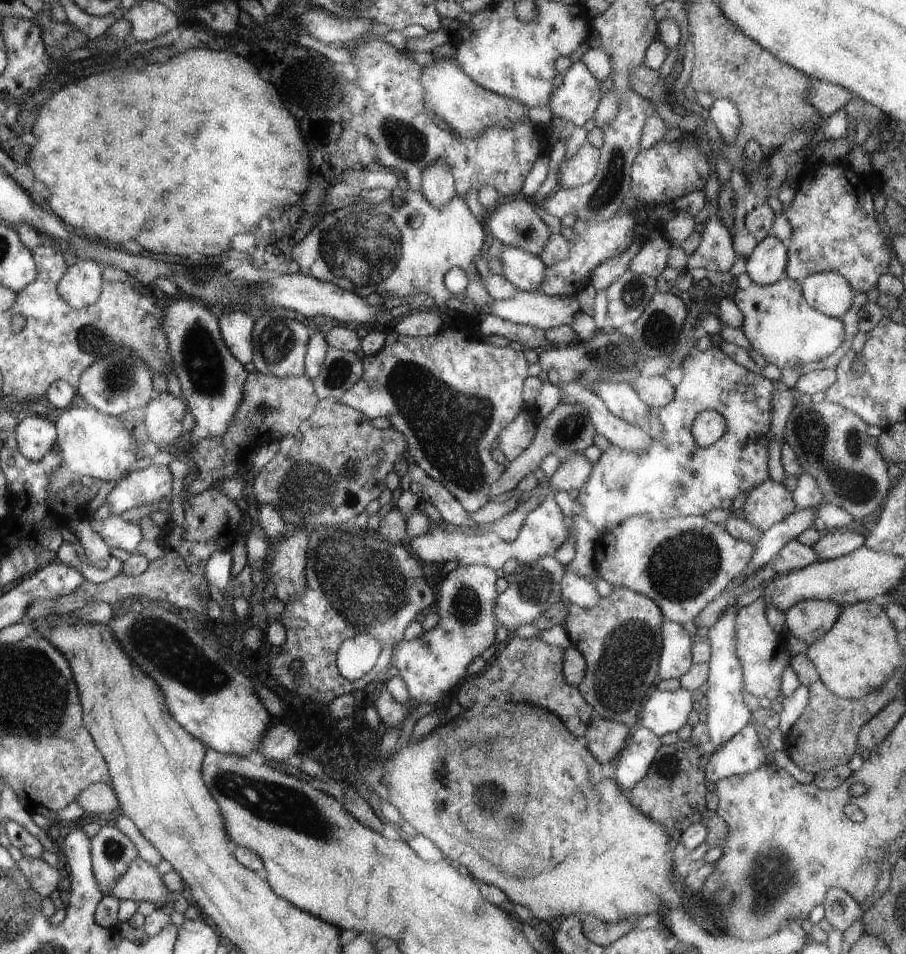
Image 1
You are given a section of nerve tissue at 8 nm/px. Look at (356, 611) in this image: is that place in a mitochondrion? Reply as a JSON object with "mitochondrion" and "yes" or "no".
{"mitochondrion":"yes"}

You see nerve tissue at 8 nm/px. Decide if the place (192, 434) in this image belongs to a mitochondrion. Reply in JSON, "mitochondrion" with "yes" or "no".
{"mitochondrion":"no"}

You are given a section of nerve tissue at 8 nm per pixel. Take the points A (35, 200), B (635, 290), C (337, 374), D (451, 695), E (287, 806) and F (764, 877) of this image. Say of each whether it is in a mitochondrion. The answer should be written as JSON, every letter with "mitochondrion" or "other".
{"A":"other","B":"mitochondrion","C":"mitochondrion","D":"other","E":"mitochondrion","F":"mitochondrion"}

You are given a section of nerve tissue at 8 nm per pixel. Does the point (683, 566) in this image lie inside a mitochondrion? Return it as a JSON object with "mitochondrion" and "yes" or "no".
{"mitochondrion":"yes"}

